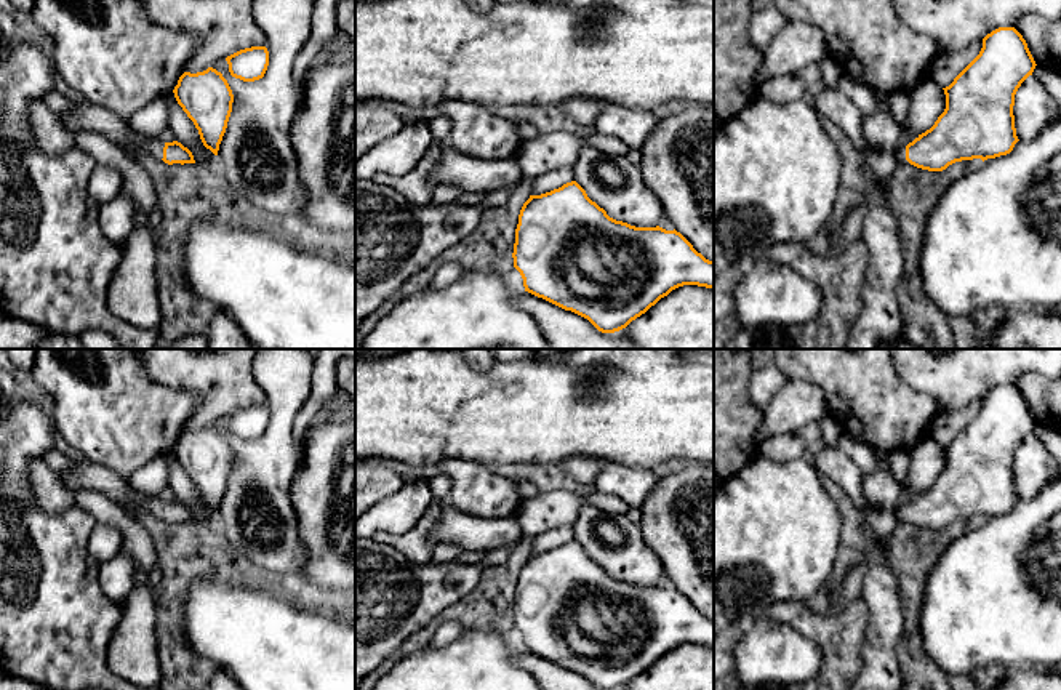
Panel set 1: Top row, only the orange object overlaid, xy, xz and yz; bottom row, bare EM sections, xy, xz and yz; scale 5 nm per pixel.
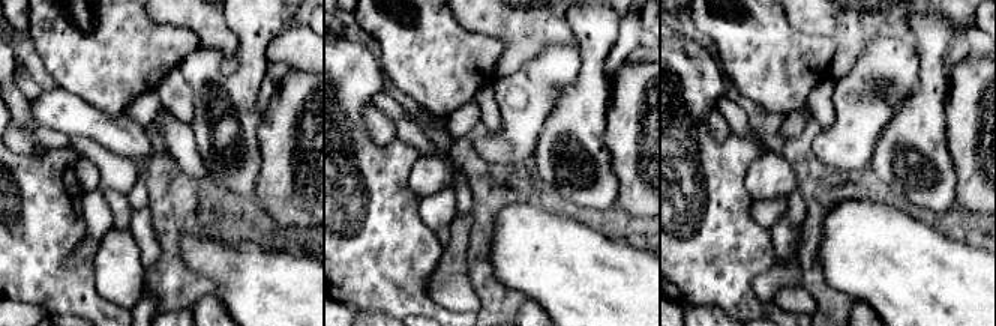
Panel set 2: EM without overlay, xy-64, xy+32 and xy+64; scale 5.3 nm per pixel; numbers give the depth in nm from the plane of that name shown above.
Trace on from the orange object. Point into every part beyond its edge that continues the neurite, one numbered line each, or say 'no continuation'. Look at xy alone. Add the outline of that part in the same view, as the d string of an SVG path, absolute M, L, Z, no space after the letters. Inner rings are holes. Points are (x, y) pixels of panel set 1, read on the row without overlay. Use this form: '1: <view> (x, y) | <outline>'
1: xy (88, 474) | M72 461L72 467L59 472L59 477L74 493L80 488L88 488L120 506L126 506L130 512L146 509L160 519L163 517L165 501L160 496L134 491L126 479L98 461Z

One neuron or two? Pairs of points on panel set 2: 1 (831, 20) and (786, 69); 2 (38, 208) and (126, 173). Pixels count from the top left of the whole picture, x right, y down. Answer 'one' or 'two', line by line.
1: two
2: two

